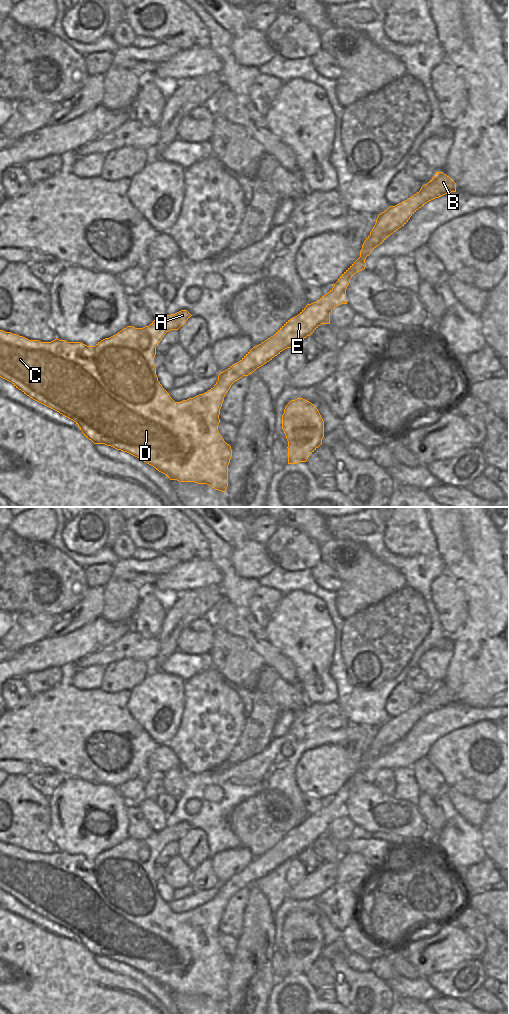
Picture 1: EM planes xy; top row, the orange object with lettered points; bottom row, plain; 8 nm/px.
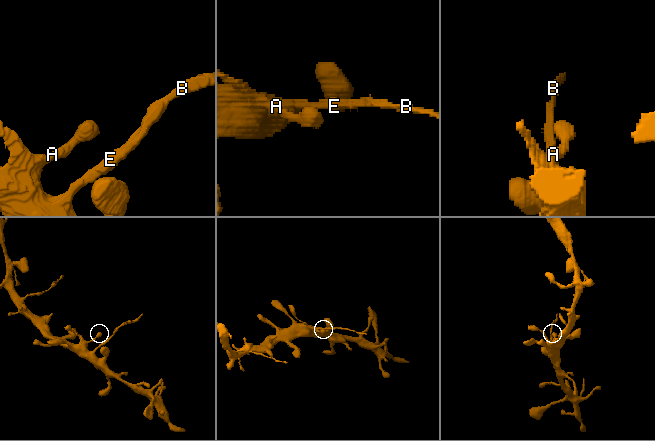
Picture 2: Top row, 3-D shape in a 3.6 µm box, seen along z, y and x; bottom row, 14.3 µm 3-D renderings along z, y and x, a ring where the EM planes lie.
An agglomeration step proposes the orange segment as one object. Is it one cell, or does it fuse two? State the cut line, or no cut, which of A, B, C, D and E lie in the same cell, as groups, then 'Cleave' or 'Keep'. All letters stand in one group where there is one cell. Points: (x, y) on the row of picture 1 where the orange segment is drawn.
Split along xy (218, 377), (226, 377), (232, 383). Groups: A C D / B E. Cleave.

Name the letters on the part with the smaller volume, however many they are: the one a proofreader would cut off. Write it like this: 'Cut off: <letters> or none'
Cut off: B, E

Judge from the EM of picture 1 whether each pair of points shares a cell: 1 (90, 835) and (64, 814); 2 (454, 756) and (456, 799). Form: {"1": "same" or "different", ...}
{"1": "same", "2": "different"}

